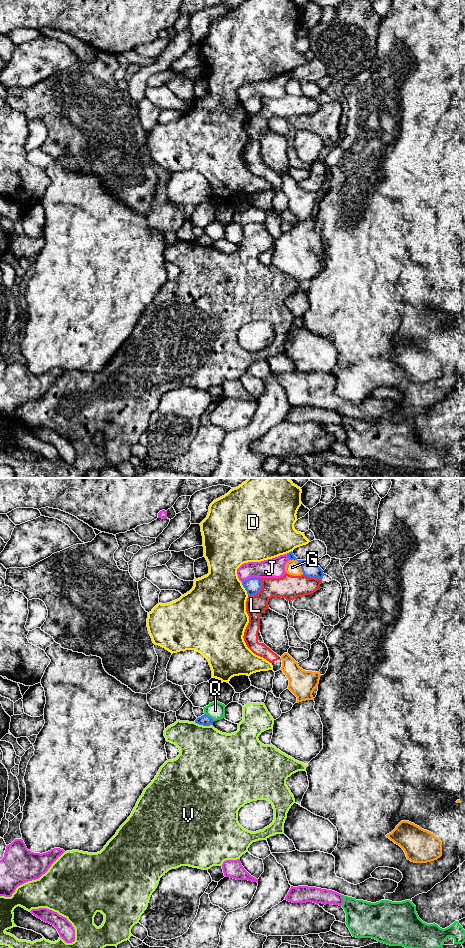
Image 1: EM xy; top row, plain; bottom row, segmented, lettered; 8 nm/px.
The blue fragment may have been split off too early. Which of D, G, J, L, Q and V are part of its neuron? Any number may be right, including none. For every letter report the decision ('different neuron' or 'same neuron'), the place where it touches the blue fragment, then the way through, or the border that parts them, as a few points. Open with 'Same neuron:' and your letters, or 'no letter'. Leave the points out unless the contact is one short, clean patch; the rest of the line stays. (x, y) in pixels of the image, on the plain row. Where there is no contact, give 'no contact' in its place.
Same neuron: no letter
D: different neuron | xy (245, 109)
G: different neuron | xy (300, 84)
J: different neuron | xy (251, 97)
L: different neuron | xy (260, 109)
Q: different neuron | xy (209, 237) | along xy (205, 233), (213, 241)
V: different neuron | xy (203, 245)

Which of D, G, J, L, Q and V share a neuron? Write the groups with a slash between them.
D / G / J / L / Q / V

